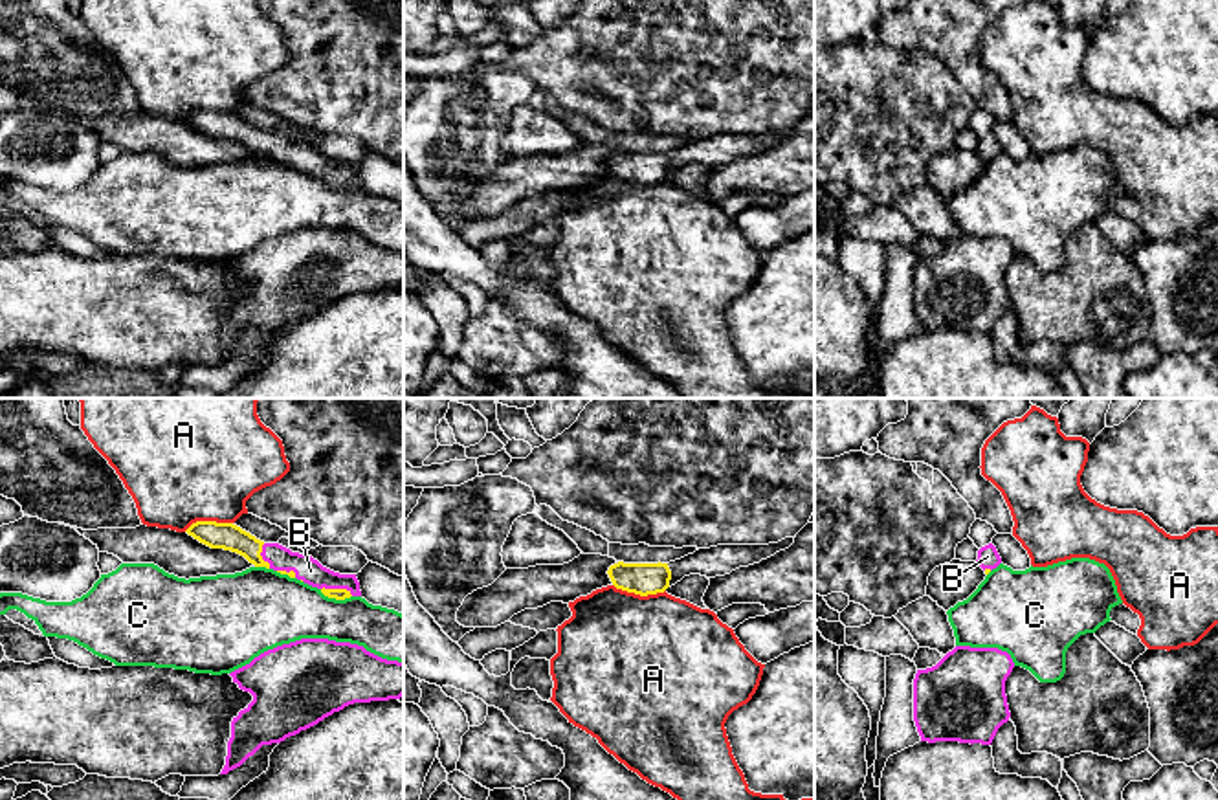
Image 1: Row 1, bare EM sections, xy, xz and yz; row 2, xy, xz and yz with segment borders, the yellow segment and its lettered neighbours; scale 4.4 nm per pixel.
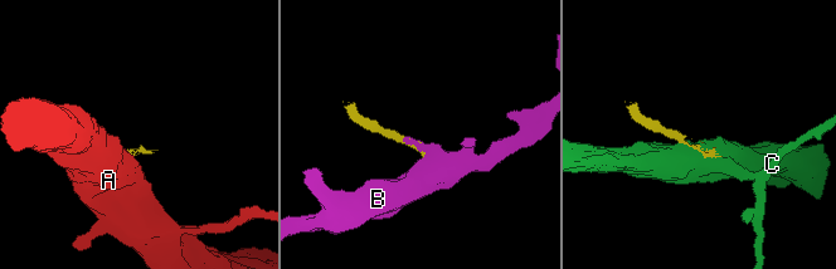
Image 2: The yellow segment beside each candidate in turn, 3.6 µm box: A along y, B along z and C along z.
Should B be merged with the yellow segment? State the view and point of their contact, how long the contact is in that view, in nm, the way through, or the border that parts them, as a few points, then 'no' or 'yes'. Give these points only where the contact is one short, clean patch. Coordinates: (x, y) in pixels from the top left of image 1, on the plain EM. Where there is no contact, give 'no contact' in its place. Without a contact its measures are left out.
meets yellow in xy at (338, 178); contact 150 nm long; yes

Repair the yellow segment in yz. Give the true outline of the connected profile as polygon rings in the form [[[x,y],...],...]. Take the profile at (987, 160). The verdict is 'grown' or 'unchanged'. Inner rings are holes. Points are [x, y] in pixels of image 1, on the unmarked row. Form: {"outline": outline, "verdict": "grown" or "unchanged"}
{"outline": [[[992,132],[981,136],[978,139],[976,152],[989,163],[992,158],[996,158],[1002,152],[1002,147]]], "verdict": "grown"}

